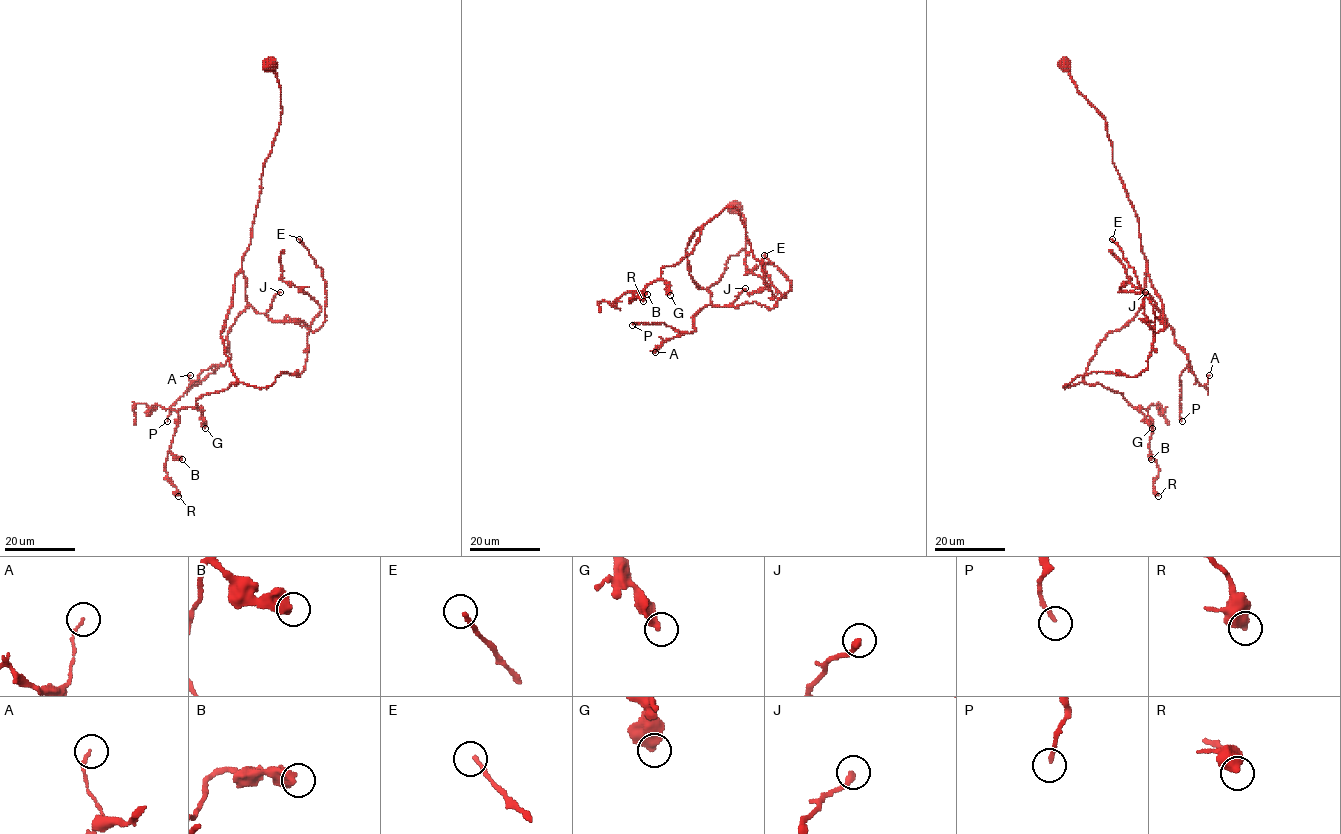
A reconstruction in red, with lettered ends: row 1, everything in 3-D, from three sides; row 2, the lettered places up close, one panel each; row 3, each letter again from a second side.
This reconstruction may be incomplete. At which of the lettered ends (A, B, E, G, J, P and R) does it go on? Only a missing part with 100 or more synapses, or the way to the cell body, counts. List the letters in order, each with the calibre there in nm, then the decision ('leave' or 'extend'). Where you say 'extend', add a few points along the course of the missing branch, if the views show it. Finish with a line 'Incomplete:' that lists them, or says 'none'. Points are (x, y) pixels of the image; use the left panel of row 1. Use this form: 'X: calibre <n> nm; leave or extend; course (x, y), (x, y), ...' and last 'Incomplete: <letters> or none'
A: calibre 130 nm; leave
B: calibre 400 nm; leave
E: calibre 170 nm; leave
G: calibre 400 nm; leave
J: calibre 260 nm; leave
P: calibre 150 nm; leave
R: calibre 550 nm; leave
Incomplete: none

